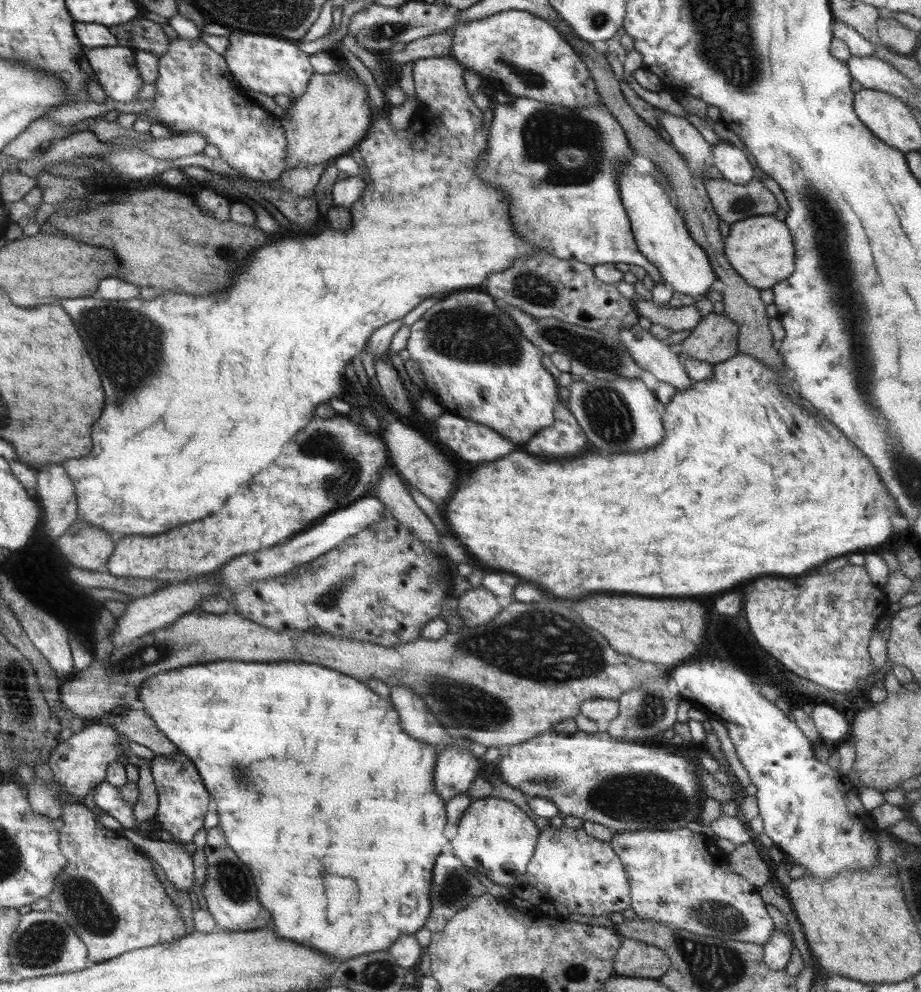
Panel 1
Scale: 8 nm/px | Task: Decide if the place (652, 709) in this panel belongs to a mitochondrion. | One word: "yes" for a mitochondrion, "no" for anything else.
yes

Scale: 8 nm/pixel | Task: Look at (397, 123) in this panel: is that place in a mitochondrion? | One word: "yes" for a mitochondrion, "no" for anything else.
no

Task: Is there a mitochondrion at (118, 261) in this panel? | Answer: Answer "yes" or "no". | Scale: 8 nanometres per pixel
no

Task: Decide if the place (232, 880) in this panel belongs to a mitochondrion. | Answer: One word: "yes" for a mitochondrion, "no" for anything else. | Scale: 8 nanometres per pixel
yes

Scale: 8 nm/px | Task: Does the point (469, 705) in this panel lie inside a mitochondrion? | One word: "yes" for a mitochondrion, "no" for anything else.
yes

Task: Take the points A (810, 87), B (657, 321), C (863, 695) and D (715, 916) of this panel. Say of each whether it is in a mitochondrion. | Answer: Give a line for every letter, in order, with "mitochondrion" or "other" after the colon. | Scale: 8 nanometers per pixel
A: other
B: other
C: other
D: mitochondrion

